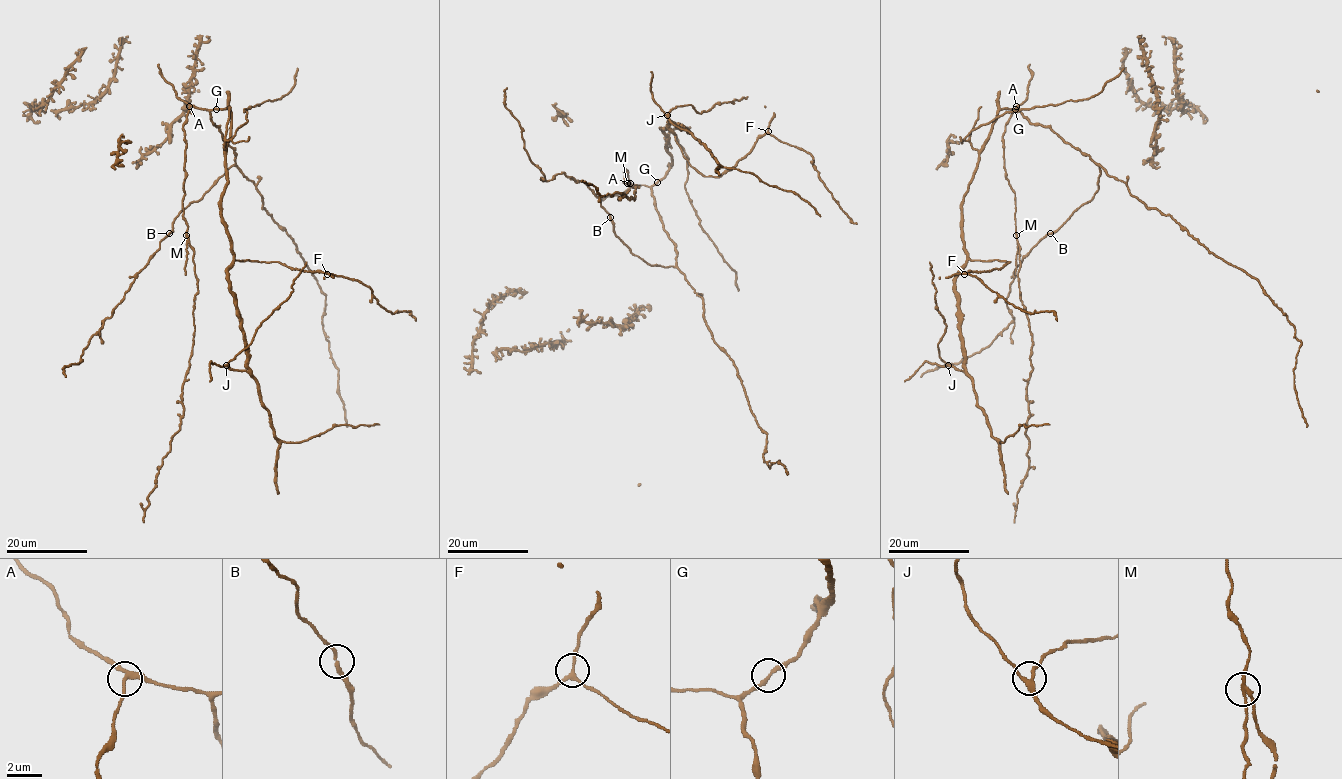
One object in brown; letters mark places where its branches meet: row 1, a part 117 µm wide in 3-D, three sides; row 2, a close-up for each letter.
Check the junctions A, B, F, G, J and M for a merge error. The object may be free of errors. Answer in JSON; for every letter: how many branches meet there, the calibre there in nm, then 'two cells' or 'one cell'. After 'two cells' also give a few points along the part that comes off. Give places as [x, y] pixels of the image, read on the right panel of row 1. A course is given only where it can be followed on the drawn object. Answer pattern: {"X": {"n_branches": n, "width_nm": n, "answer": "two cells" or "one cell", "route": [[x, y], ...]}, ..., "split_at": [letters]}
{"A": {"n_branches": 3, "width_nm": 200, "answer": "one cell"}, "B": {"n_branches": 2, "width_nm": 200, "answer": "one cell"}, "F": {"n_branches": 3, "width_nm": 190, "answer": "one cell"}, "G": {"n_branches": 2, "width_nm": 200, "answer": "one cell"}, "J": {"n_branches": 3, "width_nm": 260, "answer": "one cell"}, "M": {"n_branches": 3, "width_nm": 170, "answer": "two cells", "route": [[1017, 235], [1016, 275]]}, "split_at": ["M"]}

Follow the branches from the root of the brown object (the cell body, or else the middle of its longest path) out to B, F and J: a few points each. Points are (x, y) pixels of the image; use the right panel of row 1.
B: (1015, 109), (1031, 123), (1050, 128), (1100, 165), (1098, 191), (1094, 197), (1050, 233)
F: (1015, 109), (998, 112), (962, 204), (965, 253), (973, 261), (1009, 262), (999, 269), (964, 274)
J: (1015, 109), (998, 112), (962, 204), (966, 265), (956, 278), (955, 293), (965, 370), (948, 365)

